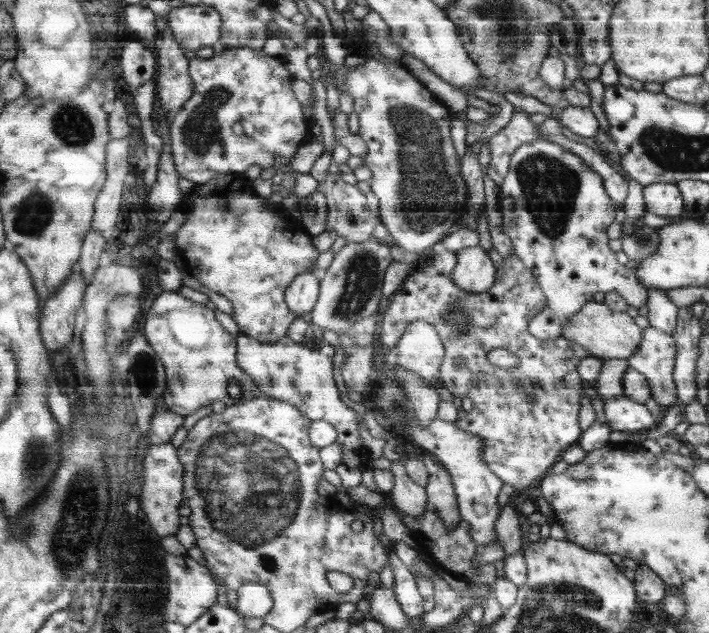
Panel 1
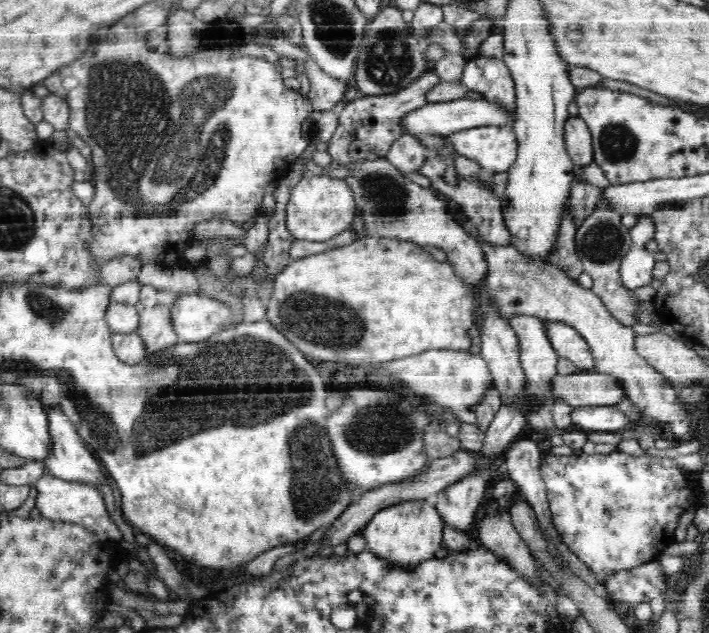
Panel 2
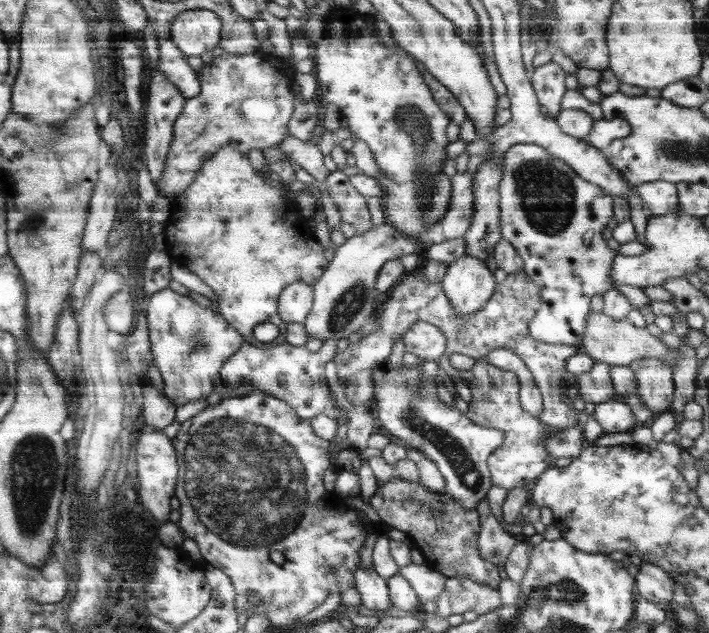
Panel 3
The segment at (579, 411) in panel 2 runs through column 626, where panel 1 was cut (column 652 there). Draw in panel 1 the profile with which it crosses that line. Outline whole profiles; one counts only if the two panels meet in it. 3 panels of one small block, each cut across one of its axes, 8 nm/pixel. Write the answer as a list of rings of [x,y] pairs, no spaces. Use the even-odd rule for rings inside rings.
[[[626,396],[610,398],[604,402],[604,413],[611,430],[630,433],[642,432],[656,426],[645,405]]]

